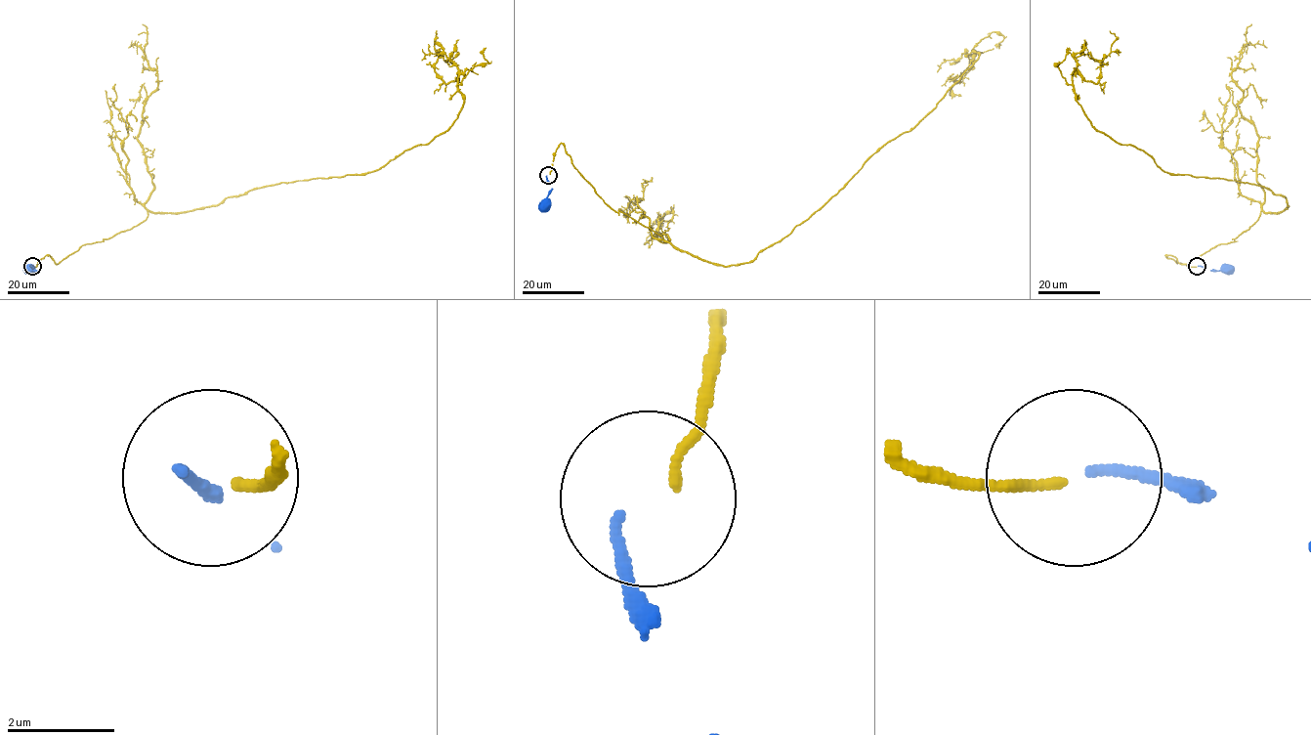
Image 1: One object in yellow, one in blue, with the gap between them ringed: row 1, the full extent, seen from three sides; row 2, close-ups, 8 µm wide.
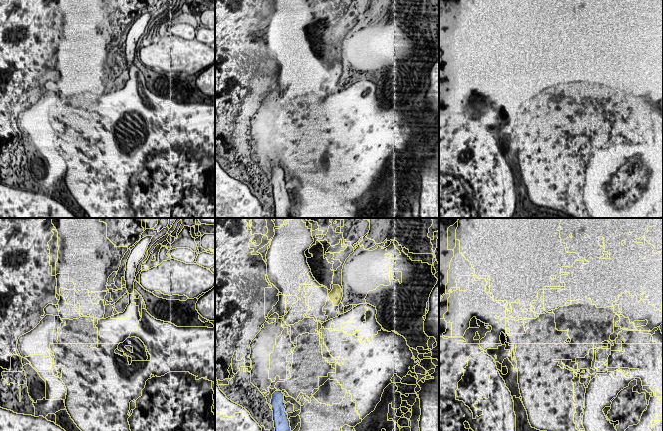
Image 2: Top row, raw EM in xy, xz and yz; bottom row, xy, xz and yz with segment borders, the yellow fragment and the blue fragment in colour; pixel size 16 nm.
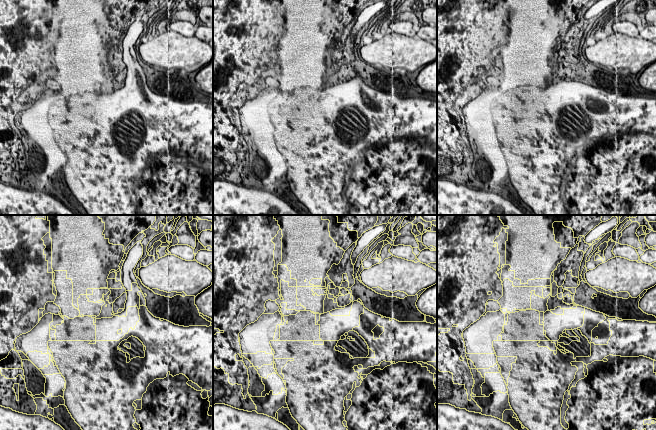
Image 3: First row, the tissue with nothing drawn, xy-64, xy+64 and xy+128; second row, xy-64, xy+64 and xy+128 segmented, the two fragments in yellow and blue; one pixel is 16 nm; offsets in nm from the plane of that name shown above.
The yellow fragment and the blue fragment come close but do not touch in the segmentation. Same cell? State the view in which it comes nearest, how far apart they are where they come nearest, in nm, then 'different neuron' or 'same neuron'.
view xz; gap 1600 nm; same neuron

